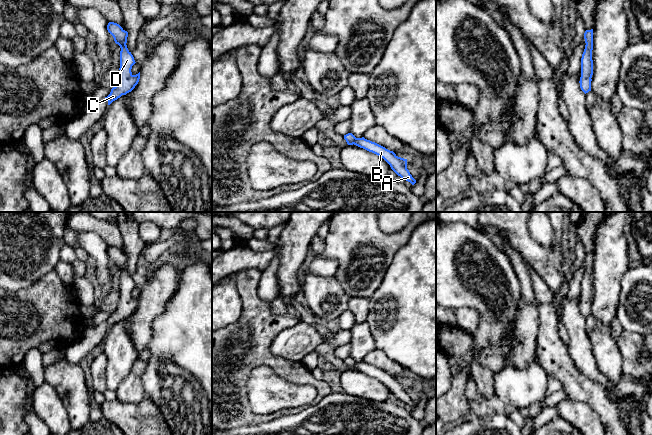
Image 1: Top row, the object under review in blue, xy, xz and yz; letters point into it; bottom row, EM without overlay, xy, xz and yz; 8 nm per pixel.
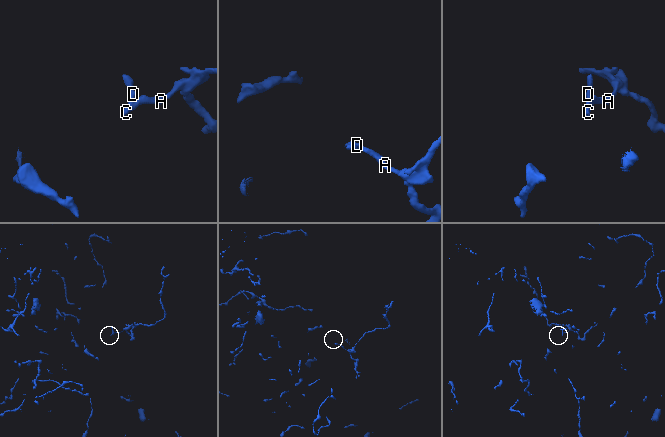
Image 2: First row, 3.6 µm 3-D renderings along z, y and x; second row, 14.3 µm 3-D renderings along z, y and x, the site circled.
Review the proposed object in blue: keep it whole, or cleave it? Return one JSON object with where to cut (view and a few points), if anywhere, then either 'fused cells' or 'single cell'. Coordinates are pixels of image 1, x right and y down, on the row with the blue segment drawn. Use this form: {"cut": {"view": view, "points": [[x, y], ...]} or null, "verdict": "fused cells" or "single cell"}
{"cut": null, "verdict": "single cell"}

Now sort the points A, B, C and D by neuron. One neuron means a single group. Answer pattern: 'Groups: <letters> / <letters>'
Groups: A B C D

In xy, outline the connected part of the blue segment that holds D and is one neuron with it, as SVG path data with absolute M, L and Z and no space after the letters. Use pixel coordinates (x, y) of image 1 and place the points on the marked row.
M114 22L108 23L107 30L113 36L115 43L121 48L120 76L117 84L111 89L110 94L105 97L108 100L108 105L110 105L113 101L117 100L122 95L126 95L135 88L140 79L140 72L136 75L133 75L131 72L132 66L136 62L126 45L128 32Z

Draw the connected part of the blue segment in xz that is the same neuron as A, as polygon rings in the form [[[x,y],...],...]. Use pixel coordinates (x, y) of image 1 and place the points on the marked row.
[[[352,133],[344,135],[344,139],[348,145],[354,144],[383,158],[390,165],[391,169],[403,180],[410,182],[412,185],[416,183],[416,180],[407,169],[407,159],[398,157],[393,151],[367,140],[364,137],[356,138]]]

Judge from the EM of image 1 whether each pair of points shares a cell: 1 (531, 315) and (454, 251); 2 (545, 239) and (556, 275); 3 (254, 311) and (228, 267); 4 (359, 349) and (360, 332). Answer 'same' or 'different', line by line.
1: different
2: different
3: different
4: same

